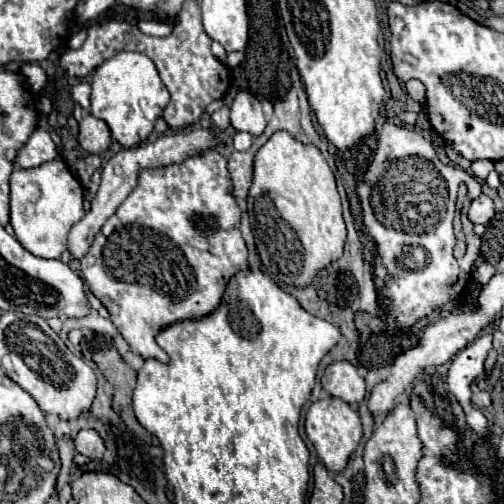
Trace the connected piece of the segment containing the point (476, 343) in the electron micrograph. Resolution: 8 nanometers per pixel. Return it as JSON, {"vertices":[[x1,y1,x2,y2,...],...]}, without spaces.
{"vertices":[[491,334,475,338,461,352,453,356,453,362,447,374,447,384,449,384,449,392,459,400,463,408,471,404,471,394,473,394,471,384,477,376,483,374,483,364,491,350,491,340,493,340]]}

